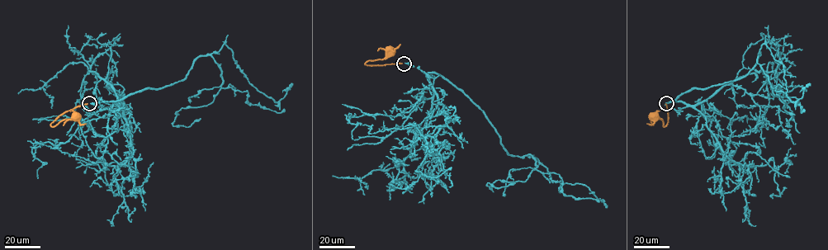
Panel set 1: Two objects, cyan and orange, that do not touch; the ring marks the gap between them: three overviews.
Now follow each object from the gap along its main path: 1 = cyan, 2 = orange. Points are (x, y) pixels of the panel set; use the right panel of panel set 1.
1: (665, 103), (691, 89), (744, 77), (759, 54), (773, 92), (792, 115), (789, 127), (786, 119)
2: (666, 103), (667, 124), (664, 126), (662, 120), (654, 116)

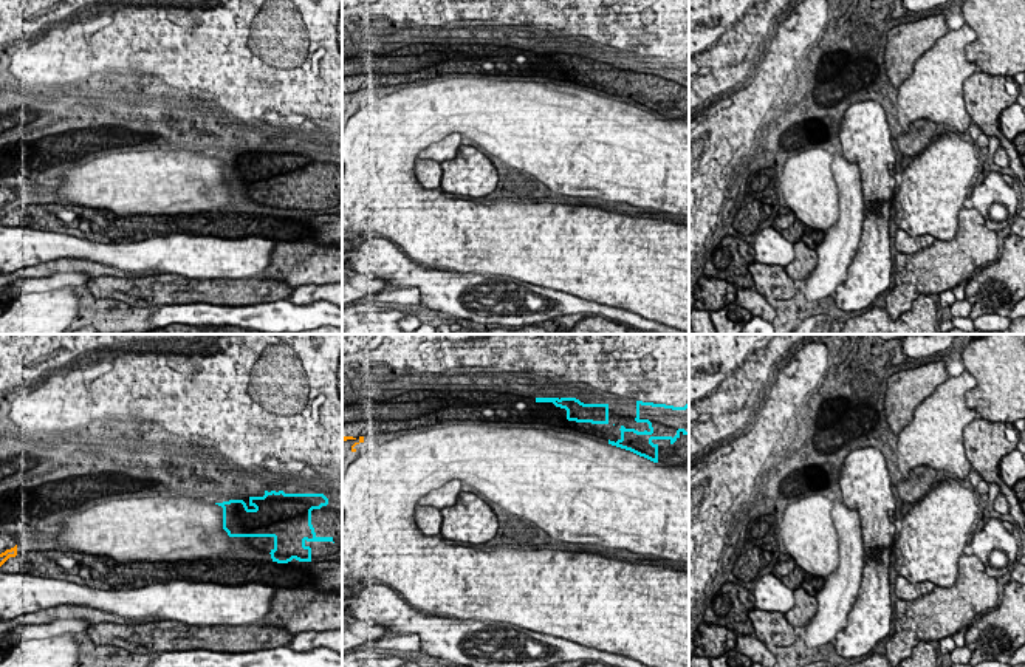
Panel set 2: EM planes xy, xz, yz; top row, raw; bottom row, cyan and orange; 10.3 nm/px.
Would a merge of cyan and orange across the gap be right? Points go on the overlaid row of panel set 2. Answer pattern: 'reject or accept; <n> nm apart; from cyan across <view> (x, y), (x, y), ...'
accept; 1850 nm apart; from cyan across xz (536, 401), (363, 437)

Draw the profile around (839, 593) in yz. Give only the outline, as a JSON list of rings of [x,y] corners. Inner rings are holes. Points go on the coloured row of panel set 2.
[[[835,500],[831,517],[839,535],[839,565],[814,596],[818,611],[804,627],[802,636],[808,648],[836,644],[836,635],[845,628],[862,582],[864,542],[859,514],[856,509],[850,509],[844,500]]]

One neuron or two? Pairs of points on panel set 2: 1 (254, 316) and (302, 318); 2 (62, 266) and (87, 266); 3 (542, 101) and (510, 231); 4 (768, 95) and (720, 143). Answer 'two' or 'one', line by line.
1: one
2: one
3: one
4: one

